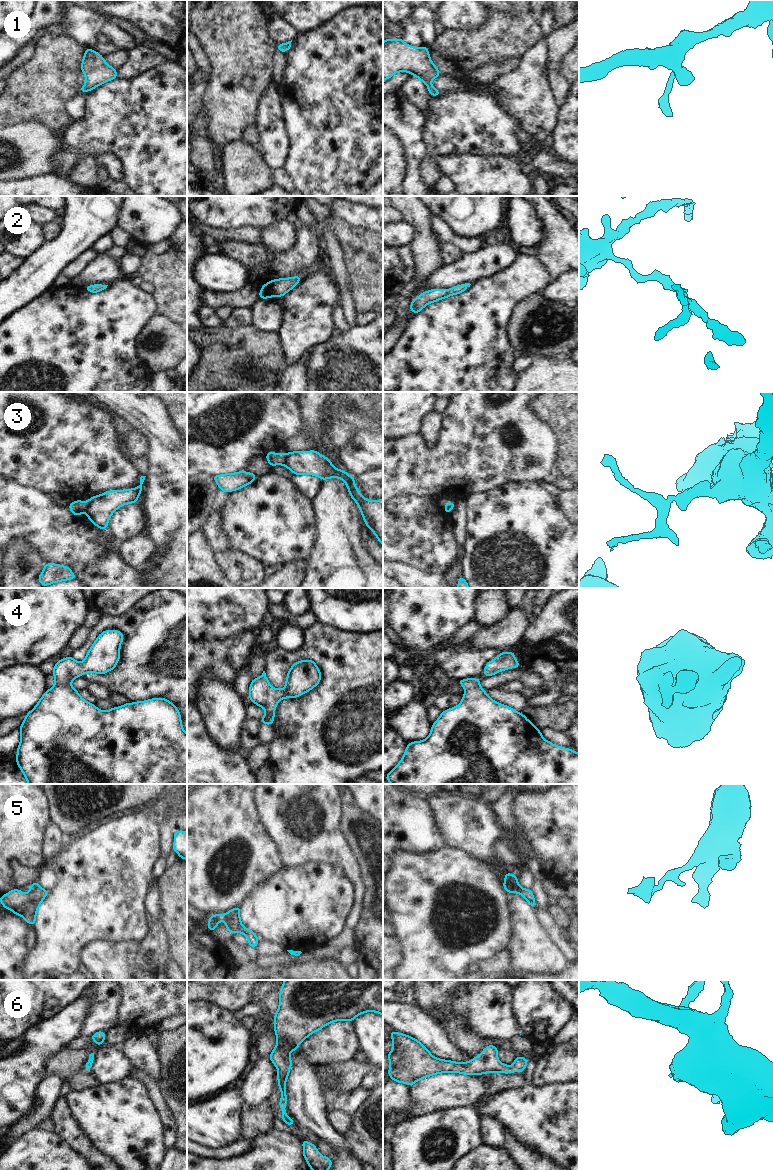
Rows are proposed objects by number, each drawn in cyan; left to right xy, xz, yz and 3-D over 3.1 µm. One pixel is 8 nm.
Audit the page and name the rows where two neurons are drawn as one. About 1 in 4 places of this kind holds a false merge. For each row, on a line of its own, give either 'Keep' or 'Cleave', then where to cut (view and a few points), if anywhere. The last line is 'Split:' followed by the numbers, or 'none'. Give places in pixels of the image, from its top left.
1: Keep. No split
2: Keep. No split
3: Cleave. Split along xy (85, 502), (83, 510)
4: Keep. No split
5: Keep. No split
6: Keep. No split
Split: 3.

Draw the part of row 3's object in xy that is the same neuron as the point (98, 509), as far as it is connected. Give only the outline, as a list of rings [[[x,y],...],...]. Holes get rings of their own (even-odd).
[[[146,476],[140,477],[140,485],[134,489],[110,490],[85,502],[84,512],[98,528],[107,530],[110,516],[121,506],[136,503]]]

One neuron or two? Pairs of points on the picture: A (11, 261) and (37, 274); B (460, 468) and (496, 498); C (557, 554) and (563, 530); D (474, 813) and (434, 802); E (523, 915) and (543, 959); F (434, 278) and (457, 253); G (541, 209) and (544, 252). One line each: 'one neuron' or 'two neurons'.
A: two neurons
B: two neurons
C: one neuron
D: one neuron
E: one neuron
F: two neurons
G: one neuron

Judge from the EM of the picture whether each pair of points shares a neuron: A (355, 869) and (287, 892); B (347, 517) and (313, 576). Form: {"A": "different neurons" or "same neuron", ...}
{"A": "different neurons", "B": "same neuron"}

